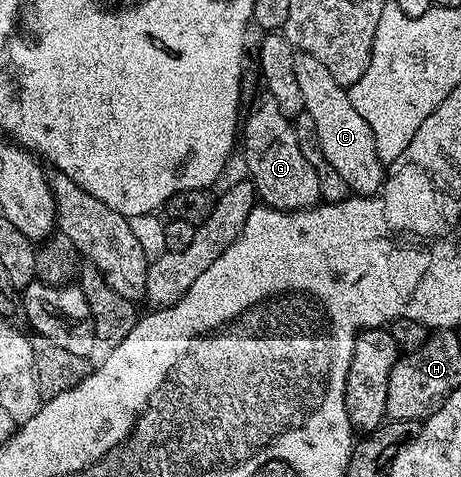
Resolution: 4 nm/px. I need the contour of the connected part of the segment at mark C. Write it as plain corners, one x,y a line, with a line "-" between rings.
296,51
293,58
293,73
301,92
303,111
308,112
317,126
317,142
337,174
345,178
345,186
356,196
374,196
382,189
385,165
377,154
377,142
369,122
357,114
351,101
351,93
329,74
329,68
317,61
313,55

